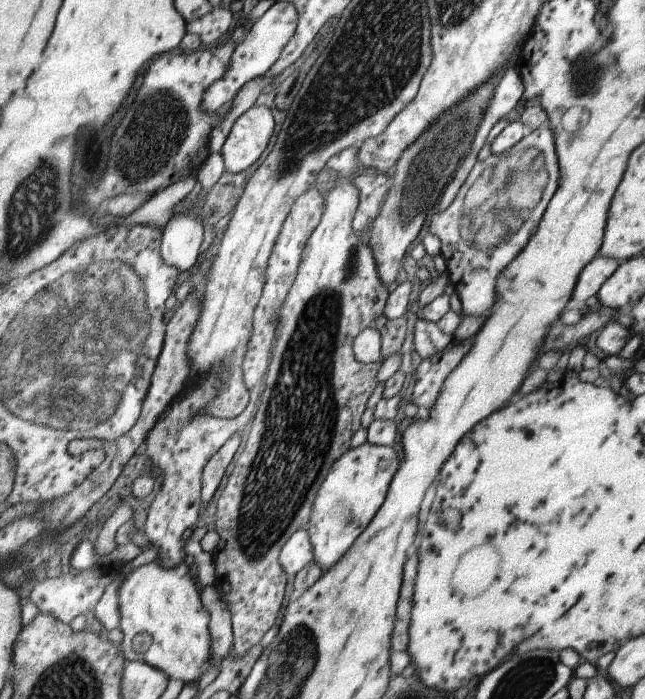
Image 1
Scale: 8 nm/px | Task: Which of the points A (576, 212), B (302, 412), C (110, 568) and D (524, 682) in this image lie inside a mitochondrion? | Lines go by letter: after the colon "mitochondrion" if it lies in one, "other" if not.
A: other
B: mitochondrion
C: other
D: mitochondrion

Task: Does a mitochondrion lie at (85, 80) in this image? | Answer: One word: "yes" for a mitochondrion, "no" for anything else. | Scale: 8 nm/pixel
no

